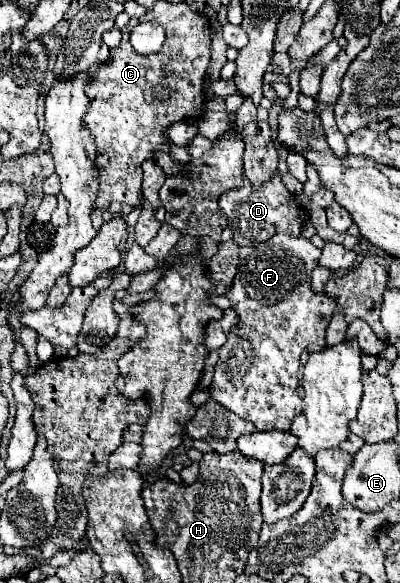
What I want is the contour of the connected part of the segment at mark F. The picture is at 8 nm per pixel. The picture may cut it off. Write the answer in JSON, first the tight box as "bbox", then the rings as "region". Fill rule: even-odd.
{"bbox":[206,234,336,430],"region":[[[276,234],[270,240],[240,248],[240,264],[232,286],[224,294],[238,314],[238,322],[228,332],[228,340],[218,348],[220,358],[214,370],[212,384],[206,388],[210,398],[224,408],[252,422],[258,430],[290,430],[292,418],[302,412],[302,398],[298,396],[298,366],[300,354],[310,344],[326,344],[326,328],[336,310],[336,300],[326,292],[312,290],[312,270],[318,266],[320,250],[304,236]]]}

